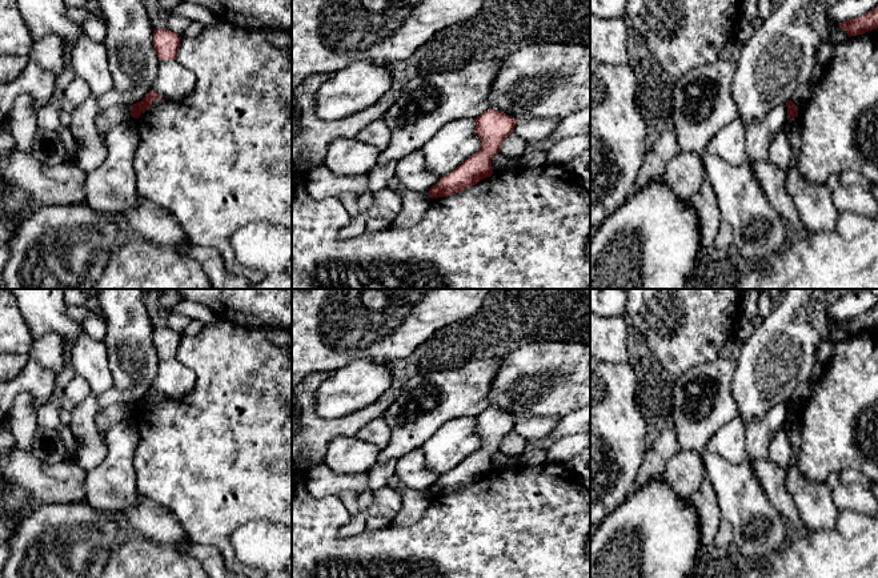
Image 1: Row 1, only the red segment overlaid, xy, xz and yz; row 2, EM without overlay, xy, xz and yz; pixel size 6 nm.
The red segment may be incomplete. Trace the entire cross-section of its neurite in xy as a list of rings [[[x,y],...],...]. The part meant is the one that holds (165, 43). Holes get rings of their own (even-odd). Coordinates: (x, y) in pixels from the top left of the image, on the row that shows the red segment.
[[[168,28],[153,32],[153,48],[160,60],[176,60],[180,41],[181,37]]]

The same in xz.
[[[492,108],[474,119],[474,123],[481,141],[480,149],[454,170],[441,177],[429,189],[430,198],[458,193],[490,177],[493,174],[492,158],[500,152],[504,140],[513,133],[517,124],[512,116]]]

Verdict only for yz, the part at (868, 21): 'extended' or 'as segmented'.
as segmented

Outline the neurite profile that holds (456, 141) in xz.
[[[474,119],[448,123],[421,148],[425,169],[444,177],[474,154],[480,146]]]

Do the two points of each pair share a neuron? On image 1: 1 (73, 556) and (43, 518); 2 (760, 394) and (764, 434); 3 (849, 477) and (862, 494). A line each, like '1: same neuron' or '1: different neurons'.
1: same neuron
2: different neurons
3: different neurons

